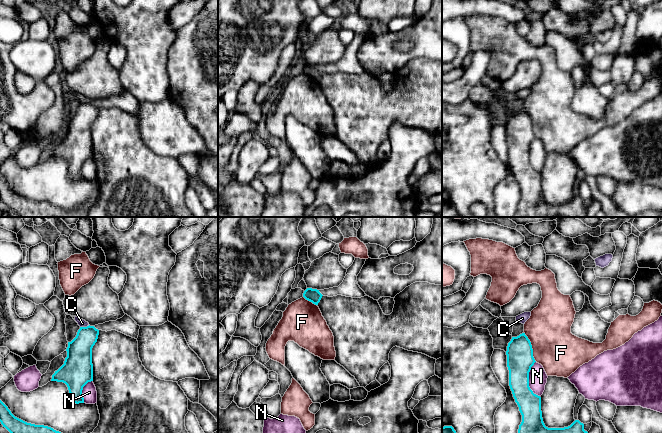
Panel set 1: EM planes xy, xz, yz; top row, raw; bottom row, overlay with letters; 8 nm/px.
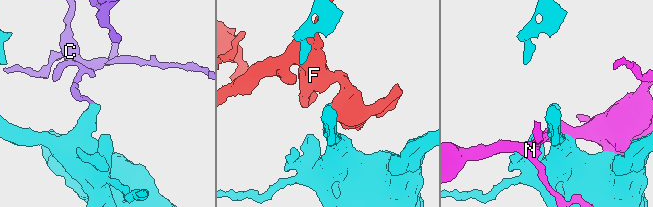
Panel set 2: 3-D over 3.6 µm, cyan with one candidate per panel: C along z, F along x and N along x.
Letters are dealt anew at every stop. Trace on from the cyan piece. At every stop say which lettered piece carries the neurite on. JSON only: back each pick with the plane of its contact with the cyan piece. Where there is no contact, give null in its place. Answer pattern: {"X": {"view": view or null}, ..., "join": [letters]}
{"join": []}

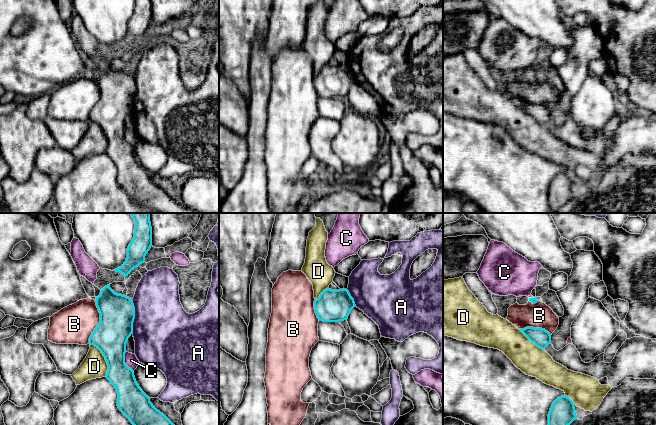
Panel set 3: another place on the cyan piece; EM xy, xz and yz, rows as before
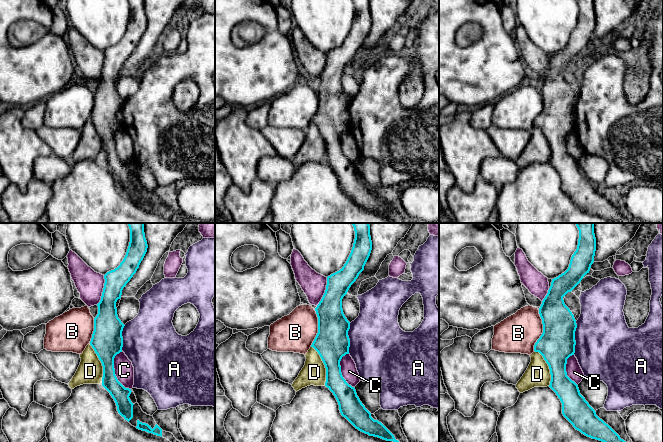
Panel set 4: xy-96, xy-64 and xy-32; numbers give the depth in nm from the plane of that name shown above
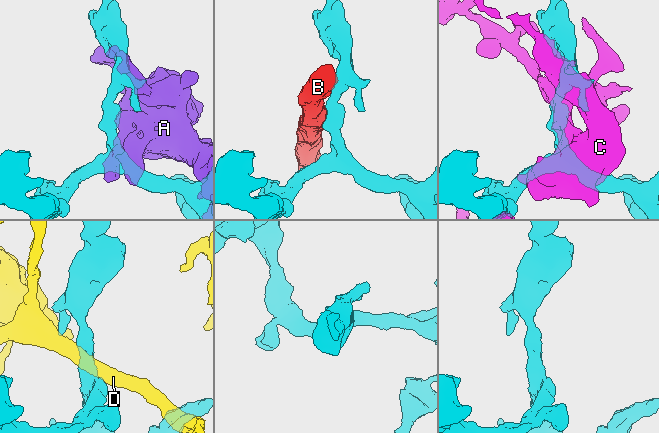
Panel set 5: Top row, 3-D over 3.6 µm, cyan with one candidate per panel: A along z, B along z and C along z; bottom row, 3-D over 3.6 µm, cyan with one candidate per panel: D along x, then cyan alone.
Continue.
{"D": {"view": "xy"}, "join": ["D"]}

